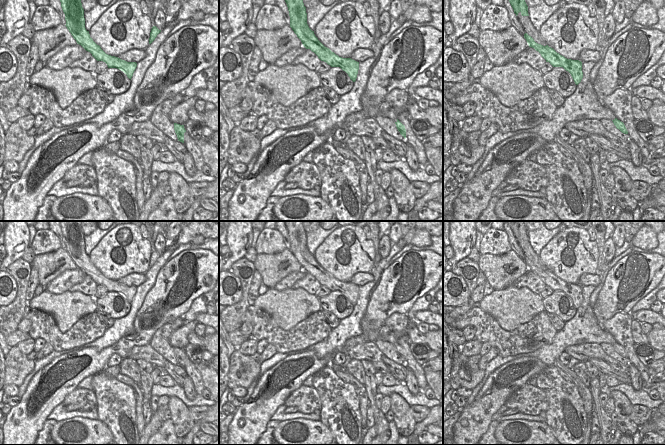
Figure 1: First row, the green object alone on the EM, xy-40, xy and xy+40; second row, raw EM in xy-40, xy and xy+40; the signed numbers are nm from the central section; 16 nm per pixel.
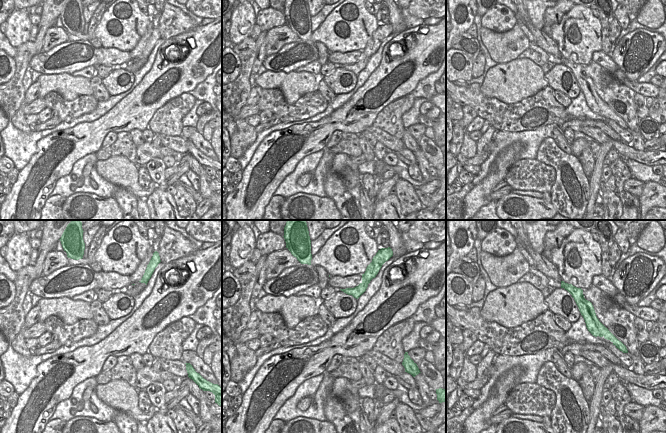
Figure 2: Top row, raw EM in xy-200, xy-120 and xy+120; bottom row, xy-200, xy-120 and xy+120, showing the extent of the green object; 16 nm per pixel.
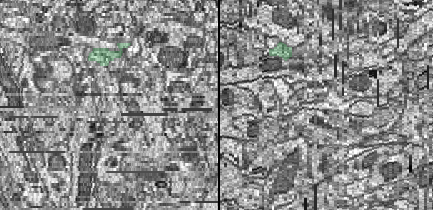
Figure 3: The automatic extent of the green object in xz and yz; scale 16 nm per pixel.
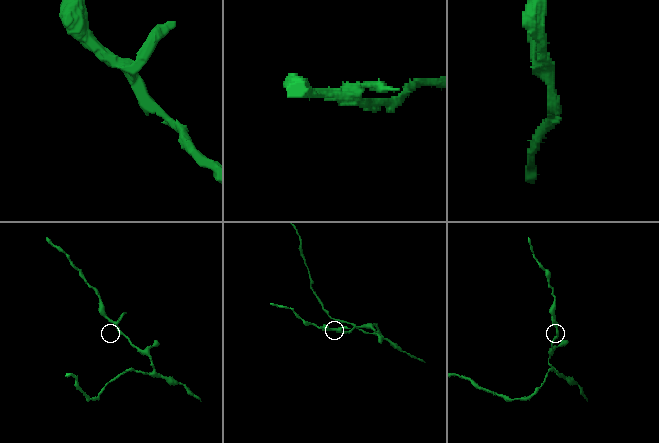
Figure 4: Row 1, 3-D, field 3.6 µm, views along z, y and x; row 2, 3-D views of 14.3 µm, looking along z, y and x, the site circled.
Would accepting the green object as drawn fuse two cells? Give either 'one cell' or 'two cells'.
two cells

